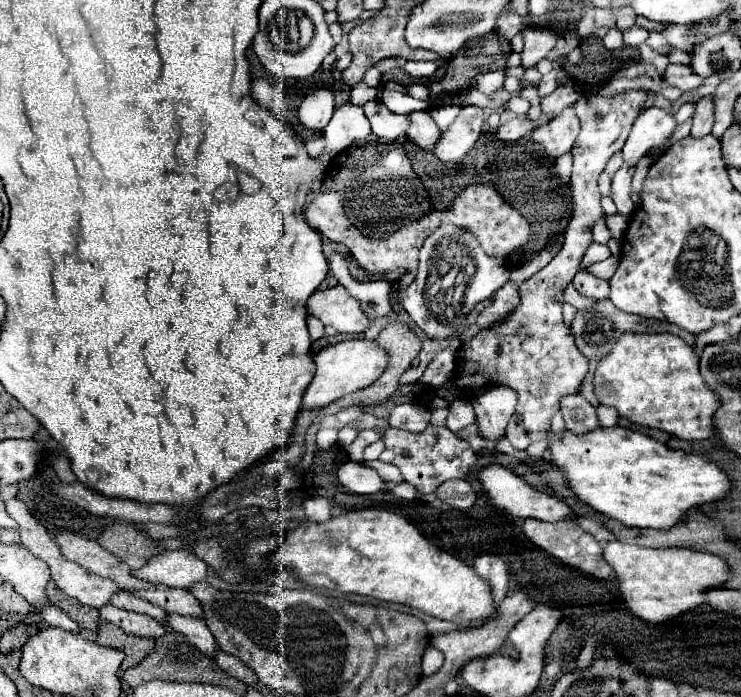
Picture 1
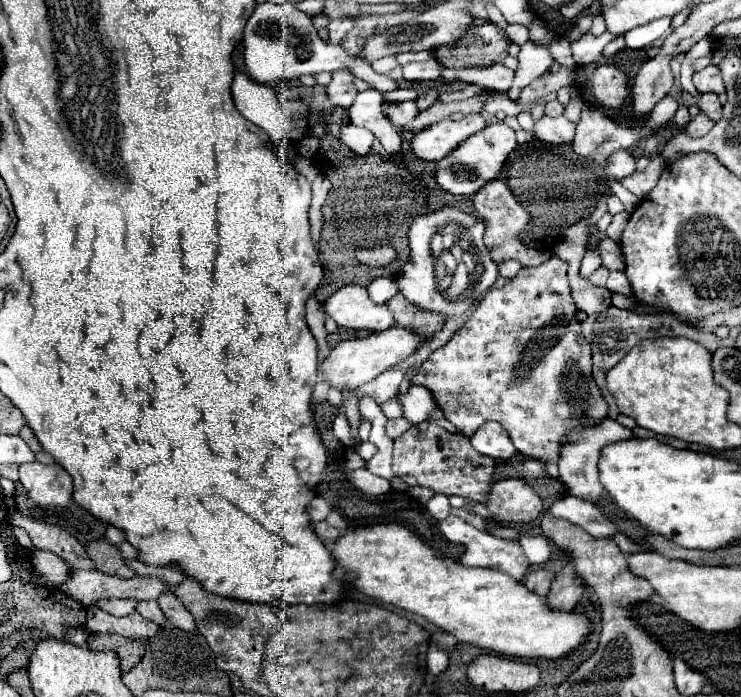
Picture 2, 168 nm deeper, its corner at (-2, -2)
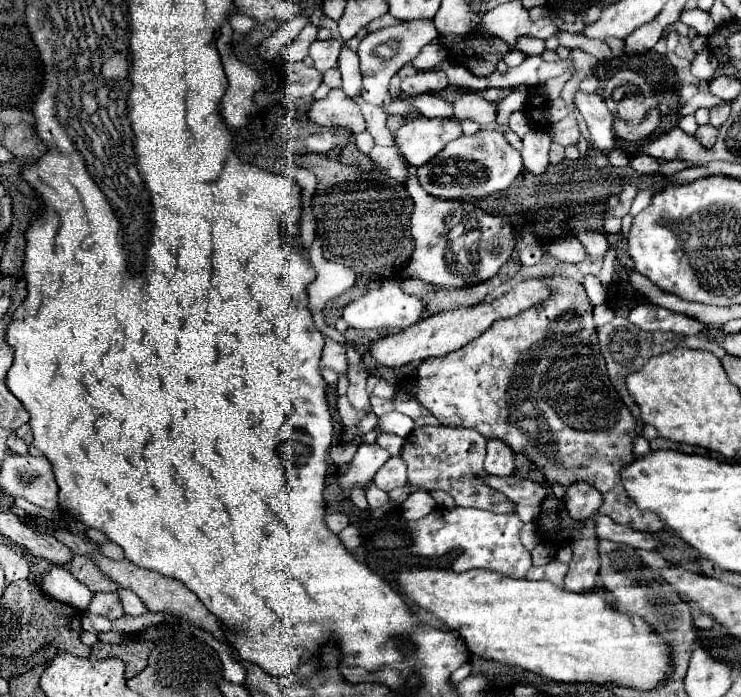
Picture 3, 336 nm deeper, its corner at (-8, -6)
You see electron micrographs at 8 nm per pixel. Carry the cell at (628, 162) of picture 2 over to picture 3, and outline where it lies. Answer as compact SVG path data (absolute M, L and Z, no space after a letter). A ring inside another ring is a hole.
M639 154L631 160L631 168L637 170L639 174L655 174L657 168L659 168L659 162L657 158L653 156L647 156L647 154Z

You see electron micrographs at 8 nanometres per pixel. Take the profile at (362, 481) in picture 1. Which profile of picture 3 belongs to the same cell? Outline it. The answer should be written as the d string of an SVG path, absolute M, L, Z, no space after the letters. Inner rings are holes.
M399 456L389 458L375 474L375 484L385 490L391 492L393 488L405 486L407 484L407 466L401 462Z

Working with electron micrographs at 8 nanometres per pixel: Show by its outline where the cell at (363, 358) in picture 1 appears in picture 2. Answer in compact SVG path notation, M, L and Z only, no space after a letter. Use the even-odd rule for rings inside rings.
M387 328L383 332L373 332L365 338L353 338L353 340L345 340L339 342L329 358L323 362L323 378L331 382L333 388L341 390L345 386L357 390L359 386L371 382L373 378L377 378L381 372L391 370L395 364L403 362L405 358L409 358L413 352L417 352L429 338L423 338L419 334L415 334L413 330L405 330L405 328Z

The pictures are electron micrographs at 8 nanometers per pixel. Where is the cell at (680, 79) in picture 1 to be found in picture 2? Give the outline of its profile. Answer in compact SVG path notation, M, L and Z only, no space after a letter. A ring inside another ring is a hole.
M707 66L705 70L701 72L695 72L693 76L693 82L695 82L695 88L697 92L705 94L705 92L715 92L715 94L721 94L725 90L725 84L723 84L723 78L719 74L719 68L717 66Z

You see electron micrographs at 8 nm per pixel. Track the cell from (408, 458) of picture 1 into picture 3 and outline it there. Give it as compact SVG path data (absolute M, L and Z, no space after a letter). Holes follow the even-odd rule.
M421 426L415 428L401 450L401 458L409 470L409 486L413 490L443 490L455 498L457 506L471 506L491 510L497 514L513 512L505 494L487 486L481 478L485 462L485 438L475 430L447 428L447 426Z

